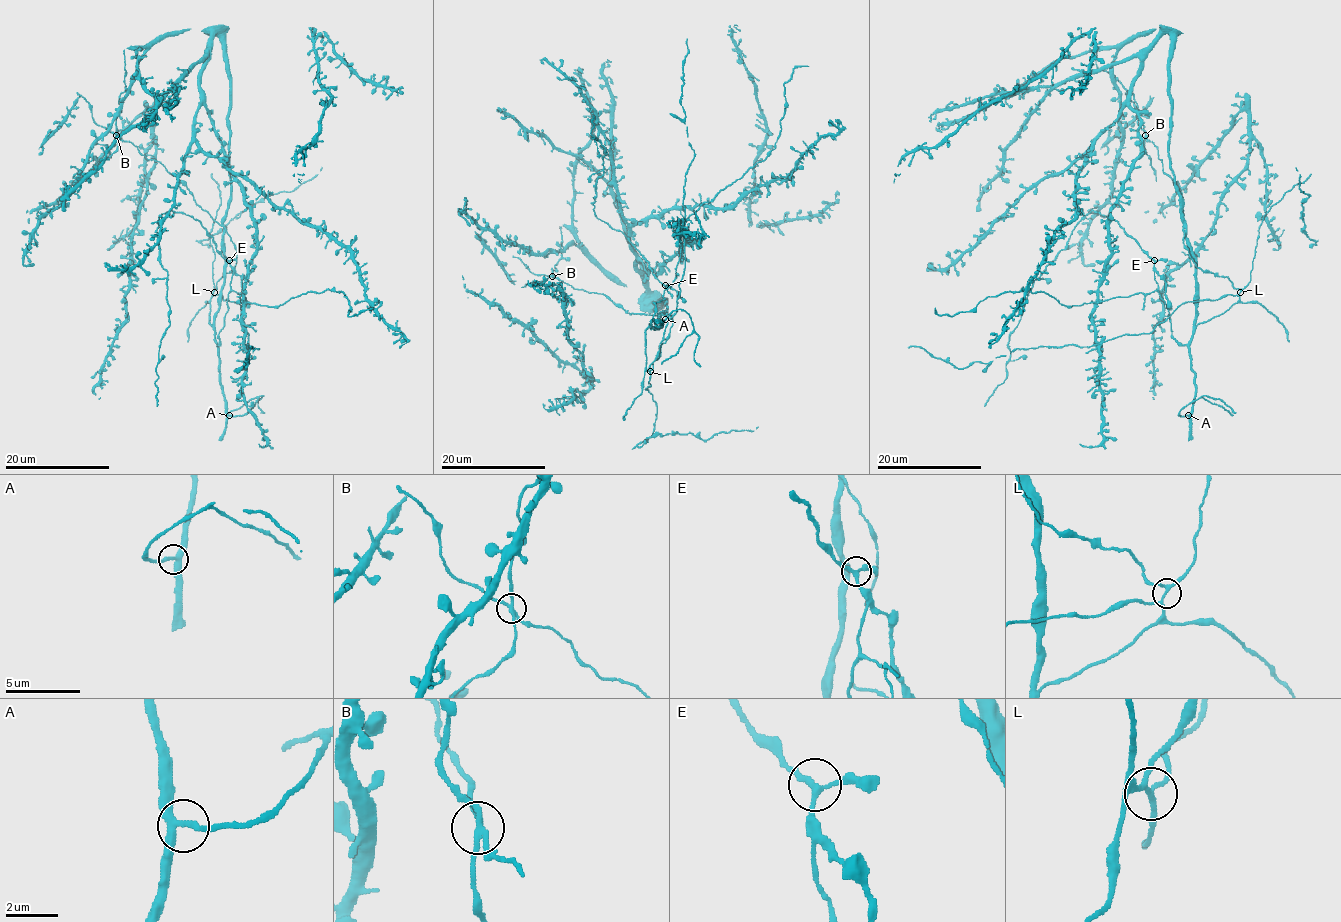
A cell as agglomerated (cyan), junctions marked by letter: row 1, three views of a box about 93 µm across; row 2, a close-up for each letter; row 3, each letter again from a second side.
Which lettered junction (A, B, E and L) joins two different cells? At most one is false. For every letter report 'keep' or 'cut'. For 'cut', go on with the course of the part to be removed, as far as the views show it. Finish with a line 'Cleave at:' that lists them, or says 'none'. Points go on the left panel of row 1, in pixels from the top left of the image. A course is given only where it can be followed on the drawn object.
A: keep
B: cut; course (116, 135), (118, 96), (125, 90), (124, 49)
E: keep
L: keep
Cleave at: B

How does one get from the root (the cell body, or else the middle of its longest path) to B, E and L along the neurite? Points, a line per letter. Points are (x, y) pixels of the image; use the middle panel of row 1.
B: (648, 314), (630, 314), (601, 293), (575, 289), (552, 276)
E: (648, 314), (660, 317), (660, 327), (652, 327), (651, 321), (655, 302), (664, 298), (669, 285), (665, 285)
L: (648, 314), (669, 314), (673, 319), (668, 339), (661, 345), (660, 356), (652, 362), (650, 371)

